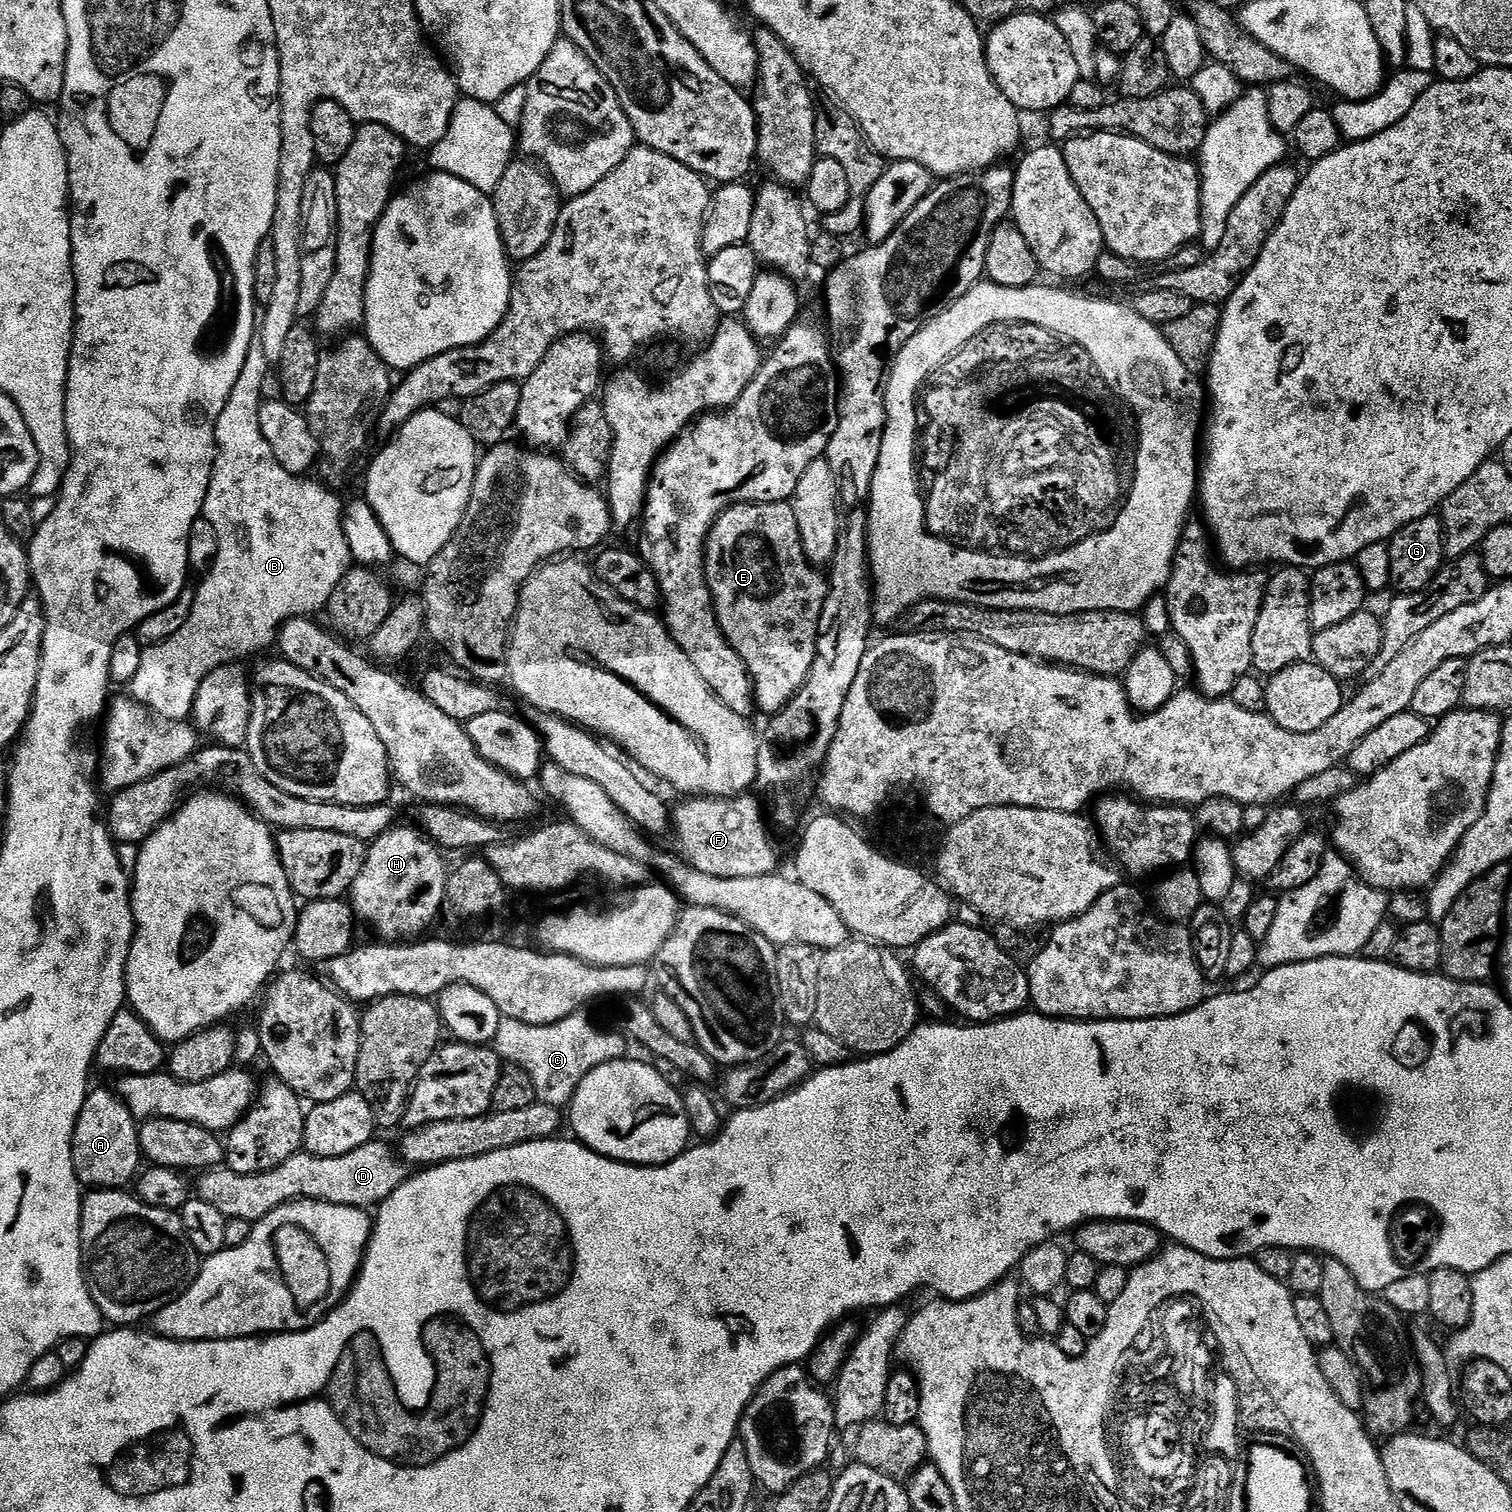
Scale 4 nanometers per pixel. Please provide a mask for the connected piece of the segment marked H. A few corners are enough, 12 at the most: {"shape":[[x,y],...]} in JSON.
{"shape":[[419,827],[368,845],[353,913],[384,942],[427,933],[445,853]]}

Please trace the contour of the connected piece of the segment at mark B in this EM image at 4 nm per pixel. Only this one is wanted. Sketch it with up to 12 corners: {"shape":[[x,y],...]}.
{"shape":[[253,335],[216,423],[216,561],[131,699],[187,721],[222,664],[323,613],[345,501],[274,458]]}

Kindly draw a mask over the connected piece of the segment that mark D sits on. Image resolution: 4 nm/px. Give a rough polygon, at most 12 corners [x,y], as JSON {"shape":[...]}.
{"shape":[[373,1142],[195,1181],[229,1220],[255,1222],[294,1200],[365,1210],[404,1184],[406,1165]]}

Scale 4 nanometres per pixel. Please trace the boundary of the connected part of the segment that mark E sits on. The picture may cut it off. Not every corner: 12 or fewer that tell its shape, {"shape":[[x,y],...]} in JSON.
{"shape":[[791,503],[733,504],[708,534],[716,621],[754,704],[814,666],[829,577]]}

